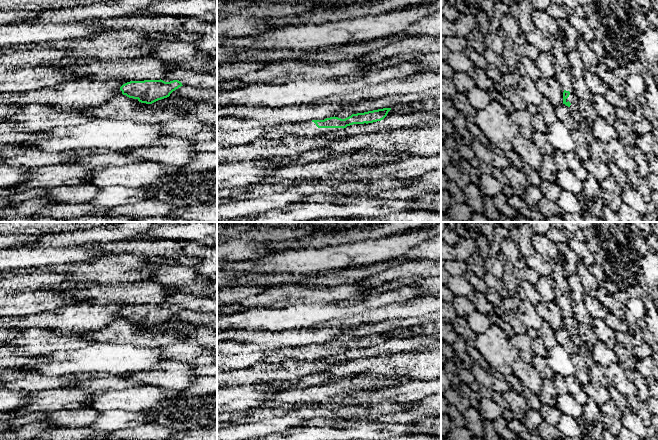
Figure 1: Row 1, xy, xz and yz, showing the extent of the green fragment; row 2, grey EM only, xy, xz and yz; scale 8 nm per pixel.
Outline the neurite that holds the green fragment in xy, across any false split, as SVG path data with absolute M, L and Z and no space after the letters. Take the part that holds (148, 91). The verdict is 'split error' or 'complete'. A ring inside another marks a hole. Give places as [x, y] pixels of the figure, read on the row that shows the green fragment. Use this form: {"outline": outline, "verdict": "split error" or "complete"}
{"outline": "M163 80L130 81L120 87L123 95L137 99L141 103L152 104L167 98L170 94L183 86L178 80L165 82Z", "verdict": "complete"}

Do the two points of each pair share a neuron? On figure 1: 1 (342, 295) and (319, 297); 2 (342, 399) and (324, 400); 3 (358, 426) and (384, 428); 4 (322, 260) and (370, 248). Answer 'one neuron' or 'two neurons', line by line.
1: one neuron
2: one neuron
3: one neuron
4: one neuron

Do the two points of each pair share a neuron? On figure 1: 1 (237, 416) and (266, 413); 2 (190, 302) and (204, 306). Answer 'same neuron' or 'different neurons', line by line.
1: same neuron
2: same neuron

